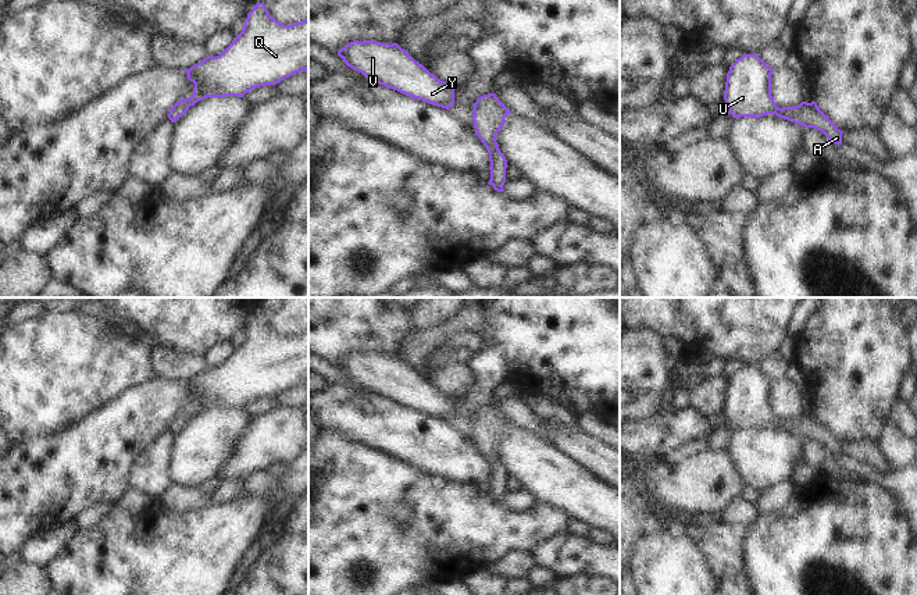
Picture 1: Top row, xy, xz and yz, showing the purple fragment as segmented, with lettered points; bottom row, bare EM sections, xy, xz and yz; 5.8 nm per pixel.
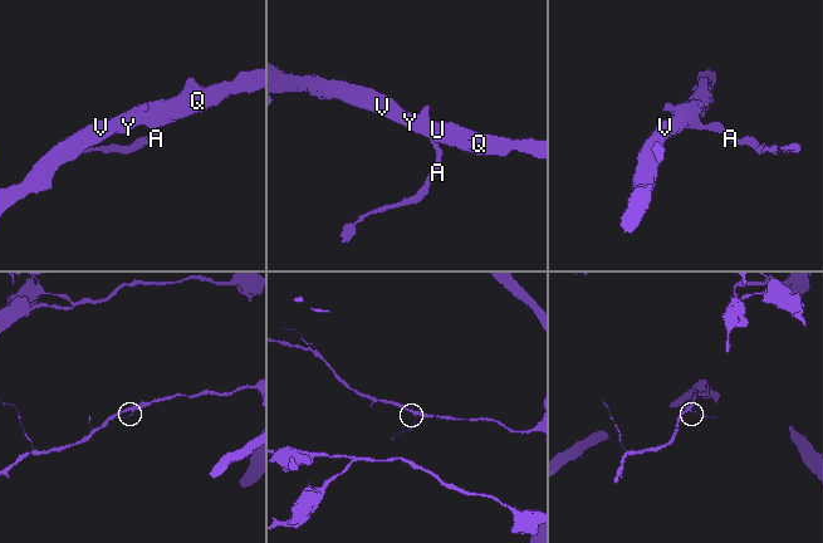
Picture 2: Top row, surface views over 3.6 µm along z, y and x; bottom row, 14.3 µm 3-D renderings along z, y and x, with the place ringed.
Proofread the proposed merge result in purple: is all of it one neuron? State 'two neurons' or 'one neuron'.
one neuron

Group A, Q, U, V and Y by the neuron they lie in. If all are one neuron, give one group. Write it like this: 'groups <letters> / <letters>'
groups A Q U V Y

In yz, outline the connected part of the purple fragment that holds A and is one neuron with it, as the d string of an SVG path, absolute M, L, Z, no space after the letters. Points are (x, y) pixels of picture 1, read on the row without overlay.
M743 366L727 385L724 411L734 430L775 425L779 430L821 442L835 456L842 456L843 442L818 420L816 413L779 420L771 407L770 380L759 367Z

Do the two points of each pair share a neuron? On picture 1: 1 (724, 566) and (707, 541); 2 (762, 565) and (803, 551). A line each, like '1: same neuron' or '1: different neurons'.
1: same neuron
2: same neuron

